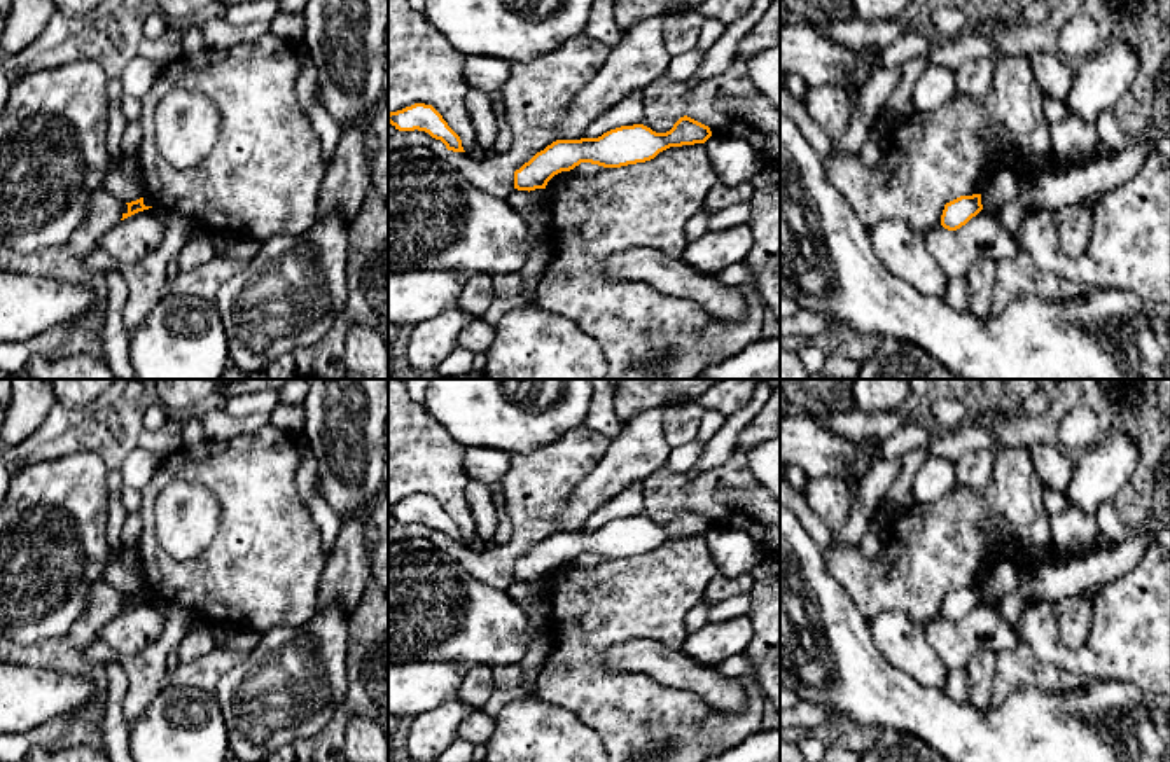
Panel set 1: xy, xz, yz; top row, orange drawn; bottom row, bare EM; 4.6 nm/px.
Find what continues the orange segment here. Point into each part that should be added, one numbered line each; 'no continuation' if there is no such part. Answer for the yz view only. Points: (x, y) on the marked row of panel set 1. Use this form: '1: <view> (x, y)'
no continuation

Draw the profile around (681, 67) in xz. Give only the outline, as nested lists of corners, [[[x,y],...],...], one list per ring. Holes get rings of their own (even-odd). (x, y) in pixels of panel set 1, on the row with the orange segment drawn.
[[[698,47],[689,52],[680,54],[680,56],[672,56],[665,73],[672,80],[687,82],[687,79],[701,65],[703,58],[705,58],[705,51],[701,51]]]

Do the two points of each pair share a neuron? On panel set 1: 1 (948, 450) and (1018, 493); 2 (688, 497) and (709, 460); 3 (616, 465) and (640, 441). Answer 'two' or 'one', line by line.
1: two
2: two
3: one

